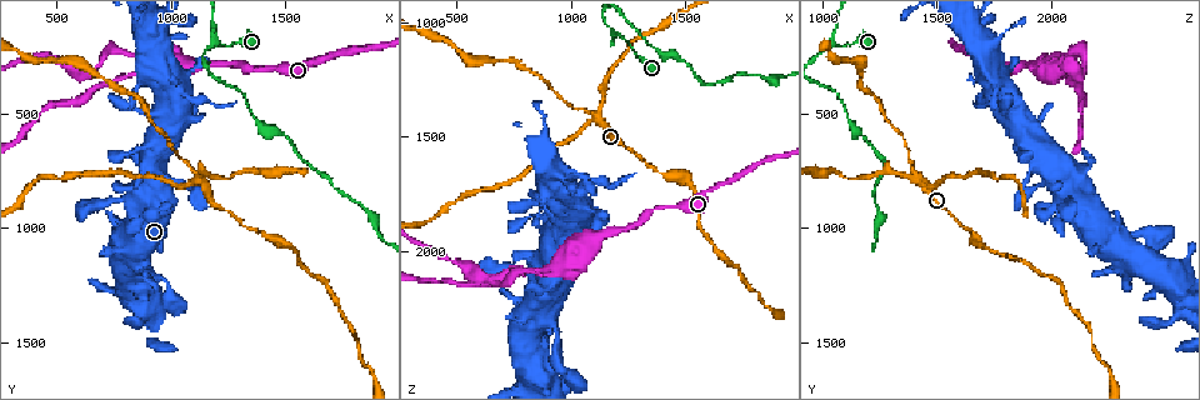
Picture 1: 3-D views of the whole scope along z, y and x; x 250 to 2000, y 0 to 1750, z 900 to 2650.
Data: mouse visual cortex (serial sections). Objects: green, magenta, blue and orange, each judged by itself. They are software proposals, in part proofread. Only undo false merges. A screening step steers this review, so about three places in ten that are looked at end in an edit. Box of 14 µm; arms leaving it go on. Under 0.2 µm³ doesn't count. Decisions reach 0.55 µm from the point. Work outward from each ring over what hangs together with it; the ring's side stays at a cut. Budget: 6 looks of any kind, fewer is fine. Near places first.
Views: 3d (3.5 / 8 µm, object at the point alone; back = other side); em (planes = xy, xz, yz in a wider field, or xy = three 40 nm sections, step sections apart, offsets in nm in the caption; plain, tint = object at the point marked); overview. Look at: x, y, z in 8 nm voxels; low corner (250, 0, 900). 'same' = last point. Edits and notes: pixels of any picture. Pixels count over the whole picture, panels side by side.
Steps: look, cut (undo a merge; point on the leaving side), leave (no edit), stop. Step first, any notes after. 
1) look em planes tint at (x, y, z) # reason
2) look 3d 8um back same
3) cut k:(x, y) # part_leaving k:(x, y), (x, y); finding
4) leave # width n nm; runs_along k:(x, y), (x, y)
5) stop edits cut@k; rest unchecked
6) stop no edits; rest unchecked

look 3d 3.5um at (1120, 790, 1430) # four or more arms meet

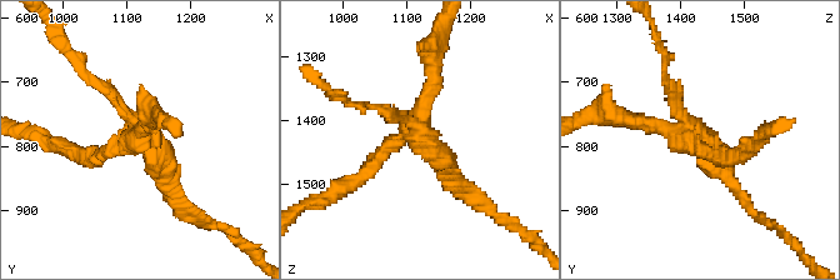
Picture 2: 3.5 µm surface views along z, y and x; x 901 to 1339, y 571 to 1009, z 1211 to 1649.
look em planes tint at (1120, 785, 1420) # arms 4; arm_widths 150, 200, 200, 200 nm; now the EM

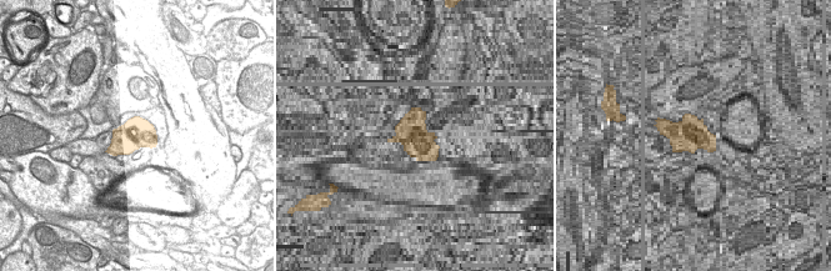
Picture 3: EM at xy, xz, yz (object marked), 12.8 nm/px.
cut 2:(635, 120) # width 400 nm; two cells meet here

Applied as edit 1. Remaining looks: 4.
look overview # redraw

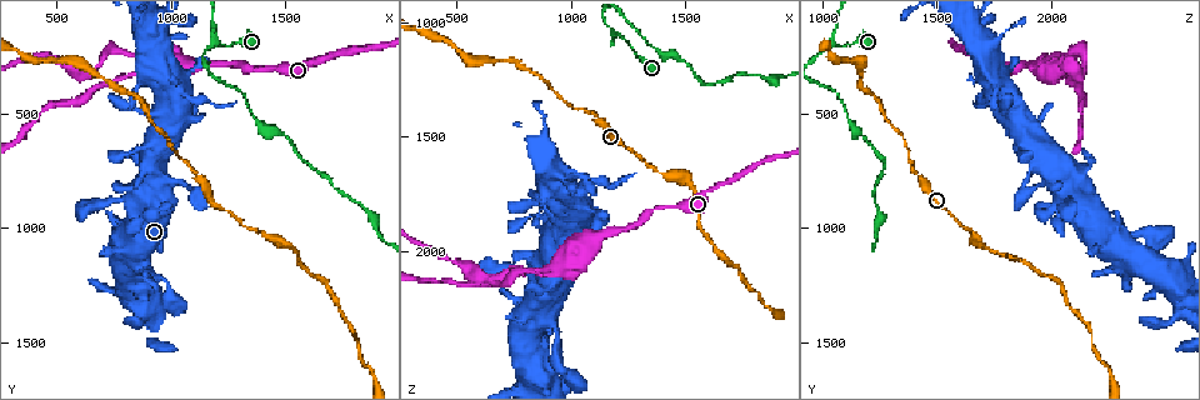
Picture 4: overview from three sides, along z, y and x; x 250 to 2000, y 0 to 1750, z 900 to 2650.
look 3d 3.5um at (1200, 190, 1050) # arms part here

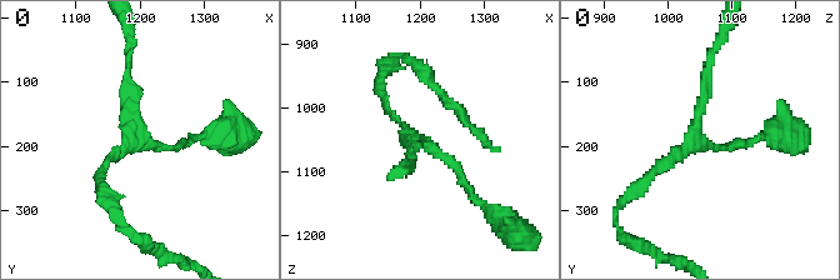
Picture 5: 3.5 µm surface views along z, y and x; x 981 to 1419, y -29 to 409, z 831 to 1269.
leave # runs_along 5:(474, 199), (459, 170), (385, 109), (378, 84); continuous, no second cell

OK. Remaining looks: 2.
look 3d 3.5um at (890, 1360, 2570) # thick turns thin

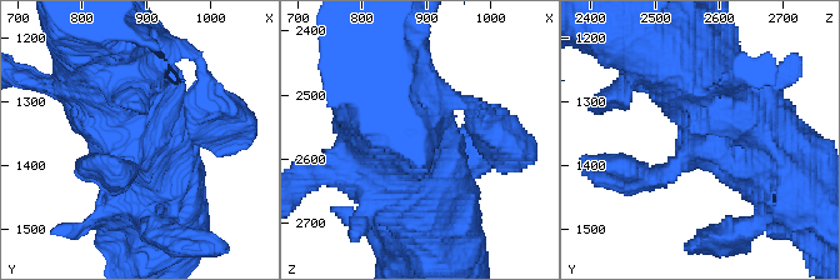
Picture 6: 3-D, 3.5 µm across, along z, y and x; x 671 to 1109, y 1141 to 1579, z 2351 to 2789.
look em xy step 1 tint at (875, 1360, 2575) # need the tissue

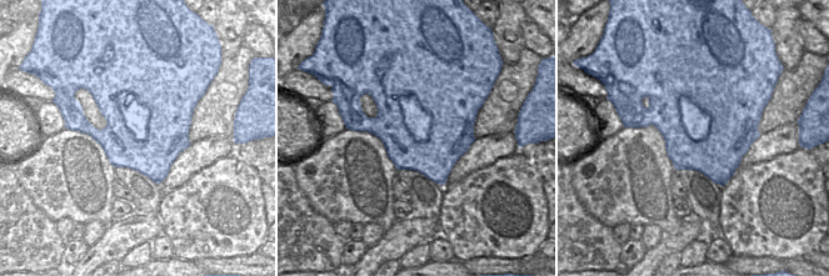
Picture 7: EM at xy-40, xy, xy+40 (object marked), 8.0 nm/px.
leave # runs_along 6:(691, 70), (714, 124), (666, 174), (634, 178); continuous, no second cell

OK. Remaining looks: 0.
stop edits cut@2; rest unchecked

